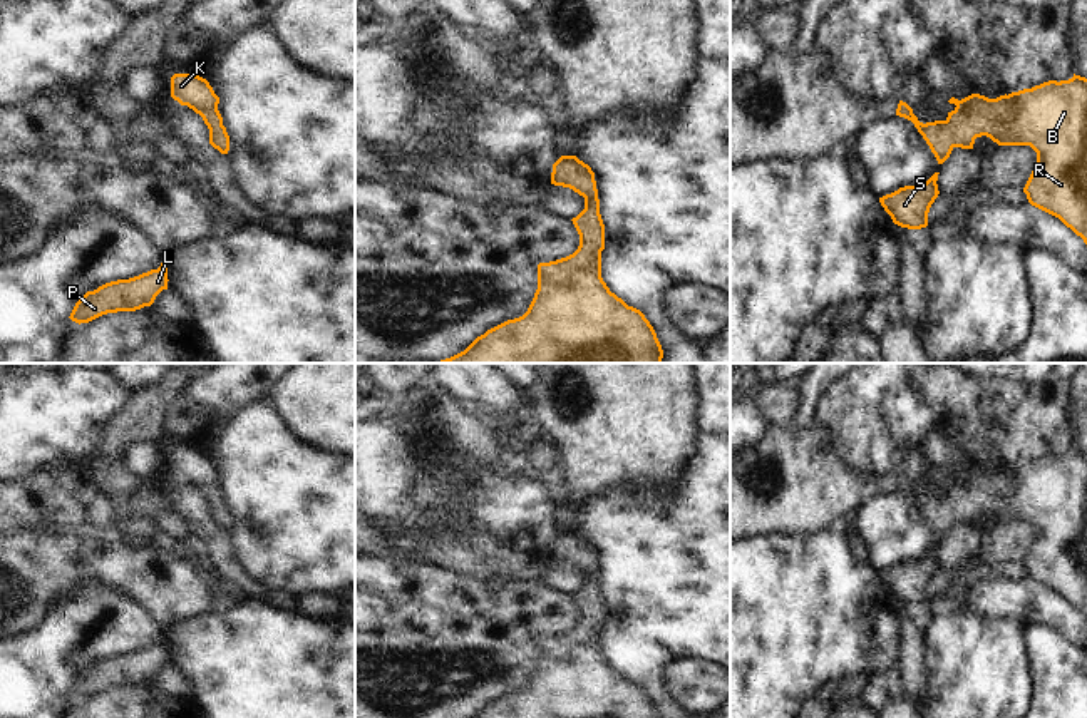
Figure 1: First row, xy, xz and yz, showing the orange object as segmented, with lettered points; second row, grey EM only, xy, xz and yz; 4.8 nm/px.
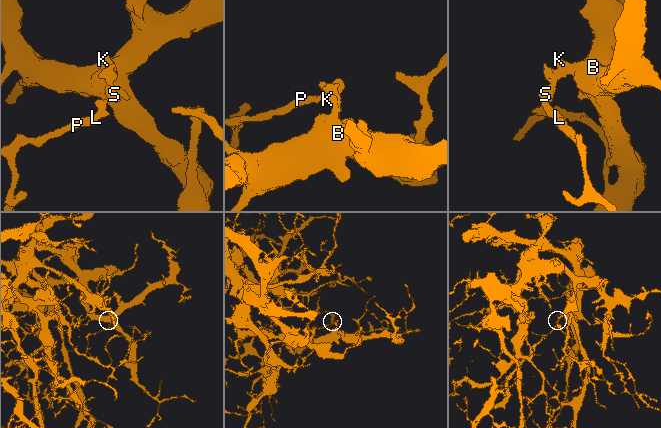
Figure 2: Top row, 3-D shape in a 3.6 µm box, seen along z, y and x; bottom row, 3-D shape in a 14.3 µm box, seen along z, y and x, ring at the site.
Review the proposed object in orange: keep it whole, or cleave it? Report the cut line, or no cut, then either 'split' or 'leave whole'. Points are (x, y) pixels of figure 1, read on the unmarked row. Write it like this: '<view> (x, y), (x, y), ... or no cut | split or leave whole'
no cut | leave whole

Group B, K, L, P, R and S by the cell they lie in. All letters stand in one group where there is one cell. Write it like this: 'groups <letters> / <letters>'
groups B K L P R S

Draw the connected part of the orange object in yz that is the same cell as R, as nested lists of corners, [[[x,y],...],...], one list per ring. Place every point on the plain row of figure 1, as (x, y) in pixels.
[[[1074,449],[1069,455],[1048,455],[1032,464],[1023,464],[1008,470],[1005,469],[997,474],[971,469],[961,475],[951,472],[948,477],[956,482],[948,487],[945,495],[923,499],[903,475],[898,479],[896,490],[914,499],[938,539],[943,539],[955,522],[973,524],[975,514],[981,510],[990,512],[998,521],[1030,521],[1037,527],[1037,541],[1023,562],[1028,577],[1059,592],[1087,619],[1087,454]]]

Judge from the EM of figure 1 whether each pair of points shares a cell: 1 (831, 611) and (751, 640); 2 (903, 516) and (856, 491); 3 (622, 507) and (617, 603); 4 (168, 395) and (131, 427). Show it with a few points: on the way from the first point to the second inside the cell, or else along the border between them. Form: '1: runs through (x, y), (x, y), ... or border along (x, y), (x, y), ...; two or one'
1: runs through (811, 611), (791, 611), (771, 620); one
2: border along (896, 491), (871, 496), (841, 524); two
3: runs through (622, 531), (622, 579); one
4: runs through (159, 399), (139, 419); one

